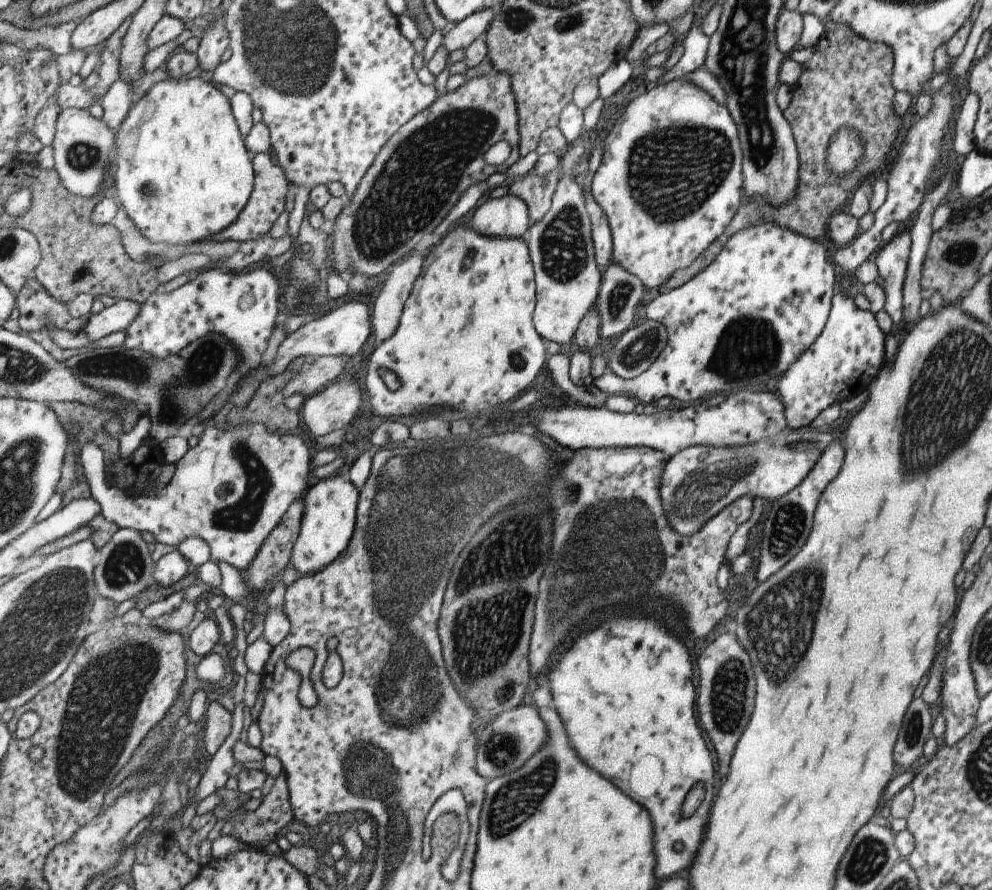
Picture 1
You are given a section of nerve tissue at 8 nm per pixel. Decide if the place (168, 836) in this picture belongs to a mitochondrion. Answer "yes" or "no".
no

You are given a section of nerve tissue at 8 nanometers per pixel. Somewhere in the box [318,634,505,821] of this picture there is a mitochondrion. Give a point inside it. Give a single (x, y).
(416, 688)

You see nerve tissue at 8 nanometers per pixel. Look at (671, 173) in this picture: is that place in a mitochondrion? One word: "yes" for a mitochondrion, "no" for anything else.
yes

